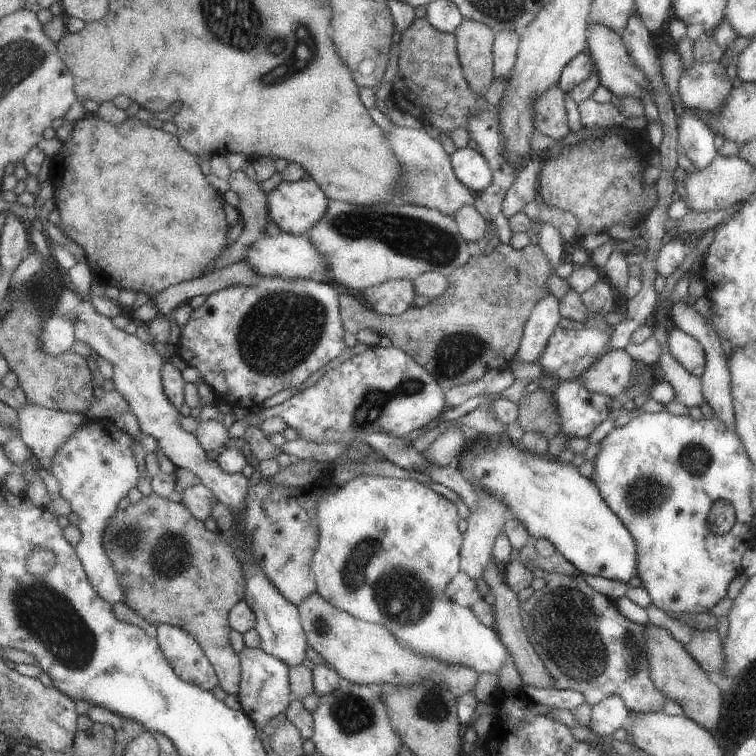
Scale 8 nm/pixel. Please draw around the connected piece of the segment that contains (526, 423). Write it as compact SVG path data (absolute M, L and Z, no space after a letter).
M537 389L525 393L518 402L518 424L524 431L535 430L546 435L550 440L561 428L555 402L548 389Z

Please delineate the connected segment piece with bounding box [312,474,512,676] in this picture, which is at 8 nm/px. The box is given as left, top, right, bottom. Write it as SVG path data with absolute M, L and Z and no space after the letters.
M362 474L338 487L338 492L334 492L334 494L327 494L326 490L322 488L318 490L319 501L315 506L315 517L319 534L319 545L314 551L312 560L312 571L315 585L317 586L317 593L326 602L351 614L353 617L385 626L400 640L402 646L406 646L406 648L410 648L410 650L414 650L414 652L418 652L422 656L436 658L440 662L462 664L462 666L474 668L479 674L490 673L499 676L503 666L508 661L511 661L510 658L512 657L508 648L504 646L502 638L498 636L494 628L487 627L483 622L480 622L470 607L462 607L445 595L445 588L448 586L448 583L459 573L459 554L463 539L463 534L458 529L458 521L461 518L458 516L458 509L455 508L455 503L447 500L442 494L436 493L430 486L414 480Z

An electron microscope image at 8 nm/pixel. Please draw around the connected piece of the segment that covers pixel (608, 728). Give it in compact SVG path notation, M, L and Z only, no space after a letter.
M609 696L592 707L589 727L600 736L610 737L619 728L624 728L629 713L619 696Z

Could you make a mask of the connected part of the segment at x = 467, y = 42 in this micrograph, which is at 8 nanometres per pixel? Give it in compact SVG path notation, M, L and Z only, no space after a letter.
M464 19L454 32L463 77L474 96L486 94L495 80L492 52L495 33L472 19Z

